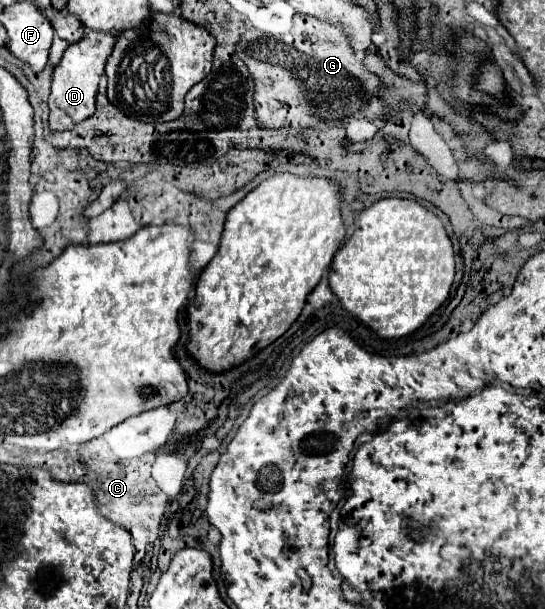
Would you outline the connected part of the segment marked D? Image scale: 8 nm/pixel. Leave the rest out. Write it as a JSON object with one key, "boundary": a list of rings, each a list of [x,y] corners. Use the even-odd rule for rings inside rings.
{"boundary":[[[87,31],[81,41],[69,45],[55,67],[51,97],[49,97],[49,127],[51,131],[65,131],[95,113],[95,95],[99,79],[105,71],[105,61],[115,47],[115,35],[103,31]]]}

